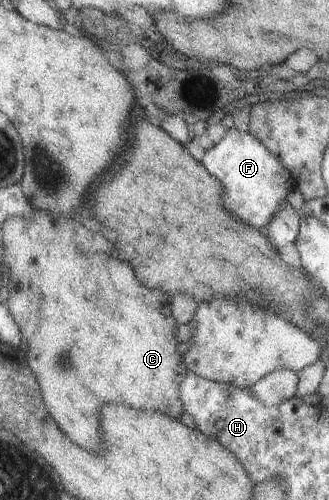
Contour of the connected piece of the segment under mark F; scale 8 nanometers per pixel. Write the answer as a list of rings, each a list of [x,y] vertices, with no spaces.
[[[234,128],[225,132],[219,143],[205,150],[198,162],[219,184],[220,205],[237,222],[246,224],[254,229],[261,230],[268,220],[278,211],[280,204],[285,200],[287,191],[293,188],[286,168],[280,165],[275,155],[272,155],[251,133],[239,132]]]

